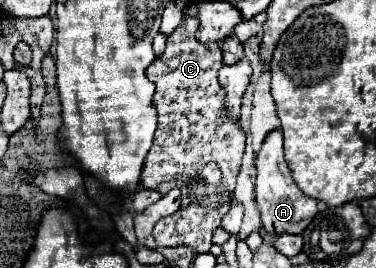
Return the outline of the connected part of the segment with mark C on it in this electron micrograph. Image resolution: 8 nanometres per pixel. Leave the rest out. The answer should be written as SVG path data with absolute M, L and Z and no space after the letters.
M186 16L182 26L174 30L166 40L166 50L160 58L156 58L148 70L146 76L150 82L154 82L154 106L158 114L158 128L154 134L154 142L150 152L146 154L144 168L140 174L140 184L144 188L154 188L160 194L166 194L172 188L182 190L182 208L172 214L170 218L160 220L154 226L154 238L160 246L190 246L196 252L208 252L212 246L212 234L220 226L224 214L230 208L236 176L240 170L240 160L244 154L244 142L246 134L238 120L228 120L228 114L224 112L224 88L218 82L218 70L222 68L222 50L218 44L202 44L194 38L198 28L198 20Z

